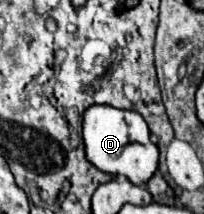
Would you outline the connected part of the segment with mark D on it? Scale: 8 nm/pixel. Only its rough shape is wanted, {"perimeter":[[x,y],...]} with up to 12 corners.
{"perimeter":[[133,110],[83,112],[87,160],[143,186],[159,150]]}

